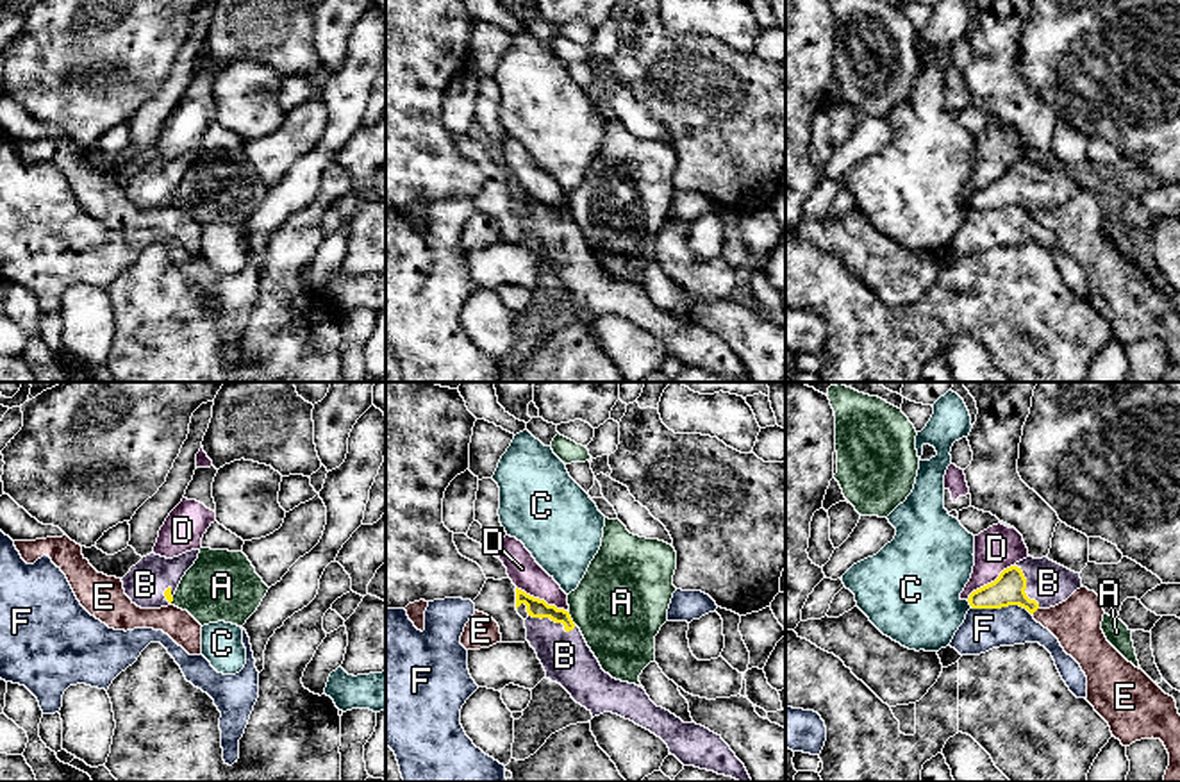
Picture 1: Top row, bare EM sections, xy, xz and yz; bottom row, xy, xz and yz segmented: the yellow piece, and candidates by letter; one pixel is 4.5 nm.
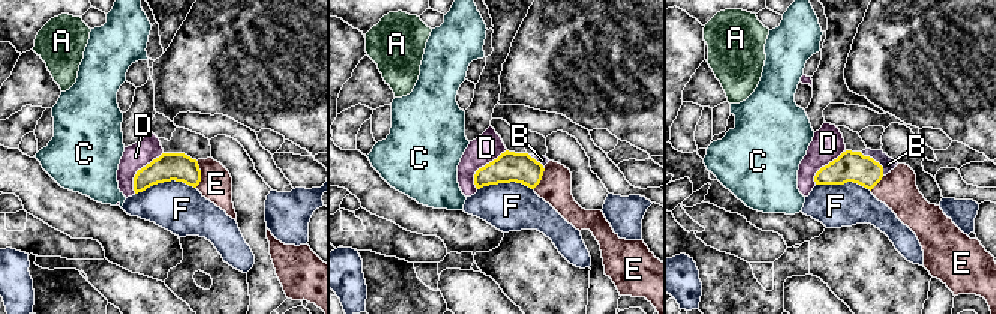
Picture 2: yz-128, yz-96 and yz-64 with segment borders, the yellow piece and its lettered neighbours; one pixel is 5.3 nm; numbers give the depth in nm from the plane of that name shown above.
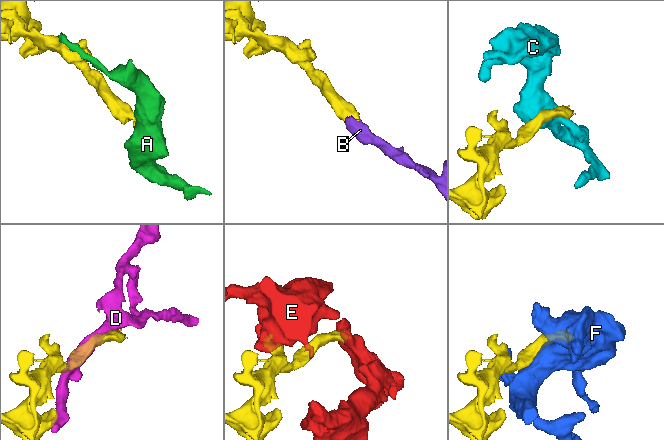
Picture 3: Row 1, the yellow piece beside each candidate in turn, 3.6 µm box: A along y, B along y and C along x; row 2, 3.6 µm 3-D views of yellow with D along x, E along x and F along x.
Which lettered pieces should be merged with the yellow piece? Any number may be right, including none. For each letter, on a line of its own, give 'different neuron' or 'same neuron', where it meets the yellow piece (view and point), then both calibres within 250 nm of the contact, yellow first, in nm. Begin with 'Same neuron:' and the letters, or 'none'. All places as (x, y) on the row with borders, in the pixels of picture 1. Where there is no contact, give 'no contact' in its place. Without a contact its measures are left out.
Same neuron: B
A: different neuron; contact xz (570, 618); calibres 90 and 420 nm
B: same neuron; contact xz (554, 620); calibres 90 and 220 nm
C: different neuron; contact yz (970, 604); calibres 140 and 420 nm
D: different neuron; contact xz (543, 600); calibres 90 and 140 nm
E: different neuron; contact yz (1036, 609); calibres 140 and 220 nm
F: different neuron; contact yz (1002, 606); calibres 140 and 190 nm

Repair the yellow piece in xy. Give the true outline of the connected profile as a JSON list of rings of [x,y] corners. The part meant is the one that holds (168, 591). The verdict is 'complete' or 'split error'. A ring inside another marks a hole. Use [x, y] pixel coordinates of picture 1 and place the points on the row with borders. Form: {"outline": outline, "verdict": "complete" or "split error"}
{"outline": [[[200,550],[166,559],[155,553],[143,557],[121,578],[125,595],[141,609],[161,609],[173,602],[173,595],[186,571],[198,559]]], "verdict": "split error"}

